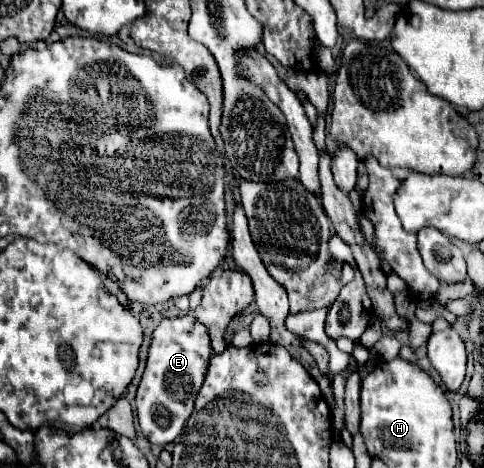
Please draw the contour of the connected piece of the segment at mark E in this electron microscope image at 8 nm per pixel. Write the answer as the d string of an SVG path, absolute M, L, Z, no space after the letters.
M194 317L162 319L154 329L146 369L136 391L136 415L142 435L152 445L168 445L180 433L190 417L198 387L204 381L208 361L212 357L210 335L206 327Z

